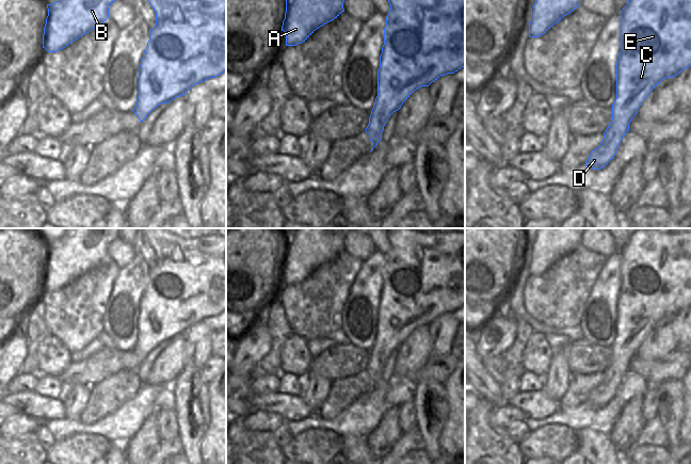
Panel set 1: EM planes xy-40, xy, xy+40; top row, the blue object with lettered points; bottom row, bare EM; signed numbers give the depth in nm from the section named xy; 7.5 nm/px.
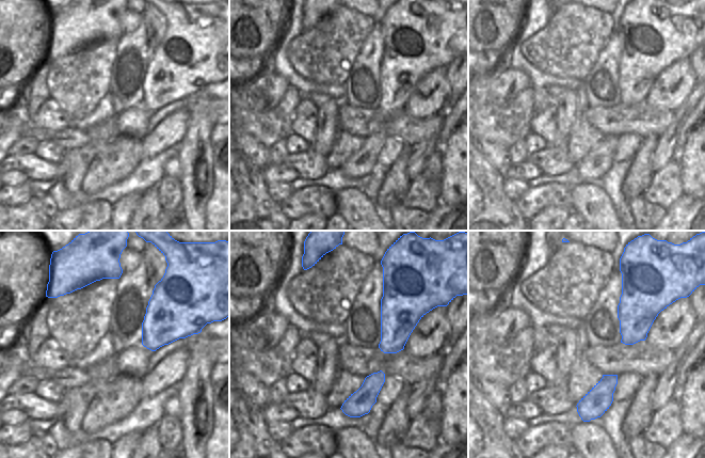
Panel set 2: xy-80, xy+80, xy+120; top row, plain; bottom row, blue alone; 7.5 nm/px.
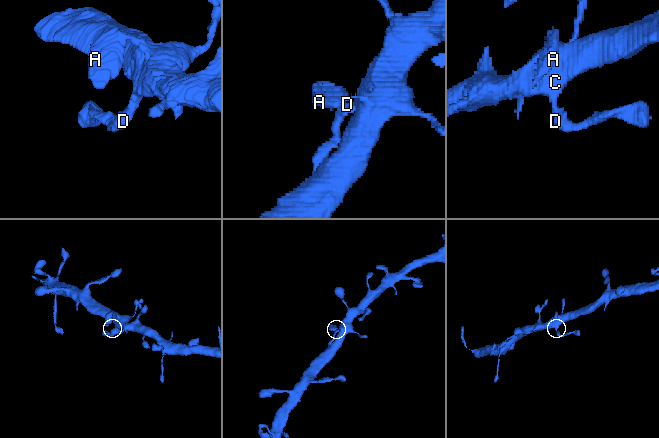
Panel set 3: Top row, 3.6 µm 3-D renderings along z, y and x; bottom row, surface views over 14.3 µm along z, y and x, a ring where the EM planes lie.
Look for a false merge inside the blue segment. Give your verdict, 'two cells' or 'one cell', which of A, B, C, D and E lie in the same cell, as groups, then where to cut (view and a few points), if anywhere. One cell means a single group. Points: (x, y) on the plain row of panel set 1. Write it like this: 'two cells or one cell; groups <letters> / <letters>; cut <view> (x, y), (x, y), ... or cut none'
one cell; groups A B C D E; cut none

